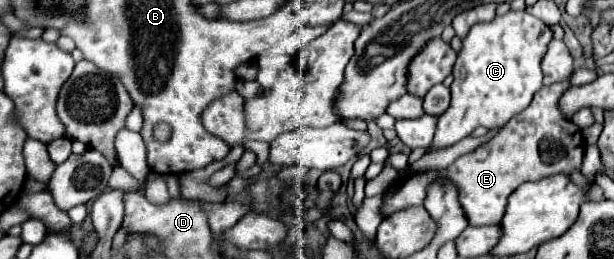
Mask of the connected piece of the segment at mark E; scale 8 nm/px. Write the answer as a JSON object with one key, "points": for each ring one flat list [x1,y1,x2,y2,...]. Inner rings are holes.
{"points":[[568,81,542,87,534,95,530,105,518,115,514,115,492,141,484,143,472,153,458,157,444,173,412,173,410,177,404,177,402,185,398,187,398,193,386,199,384,207,386,215,410,205,422,205,430,179,438,175,446,175,458,183,460,203,466,211,468,223,474,227,500,223,500,219,506,213,510,193,526,181,538,181,552,173,568,173,576,183,582,183,578,167,582,165,586,143,580,127,574,125,558,106,560,97,568,89,570,89]]}

